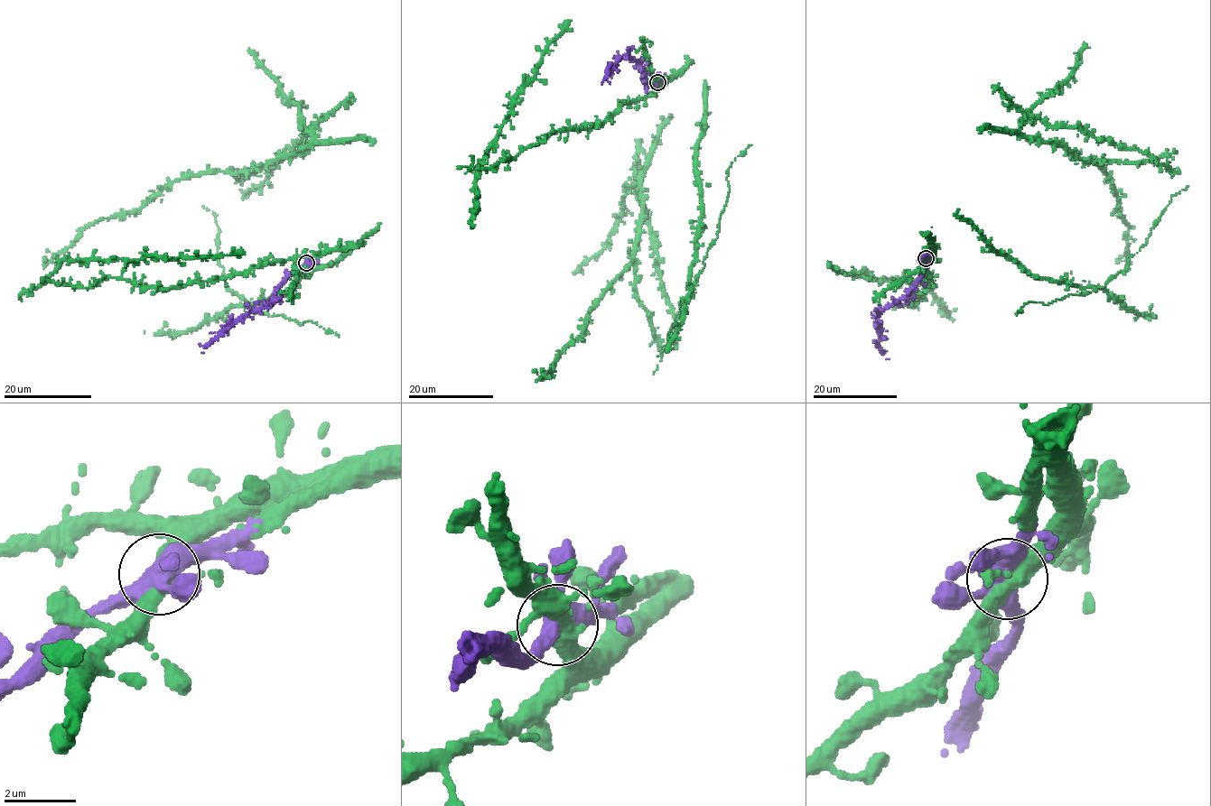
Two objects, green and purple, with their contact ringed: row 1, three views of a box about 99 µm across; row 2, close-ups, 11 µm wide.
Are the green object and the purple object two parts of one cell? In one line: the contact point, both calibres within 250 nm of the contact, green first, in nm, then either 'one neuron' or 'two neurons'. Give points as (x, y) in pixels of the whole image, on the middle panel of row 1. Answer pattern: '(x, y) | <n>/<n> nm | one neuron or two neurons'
(657, 82) | 360/400 nm | one neuron

